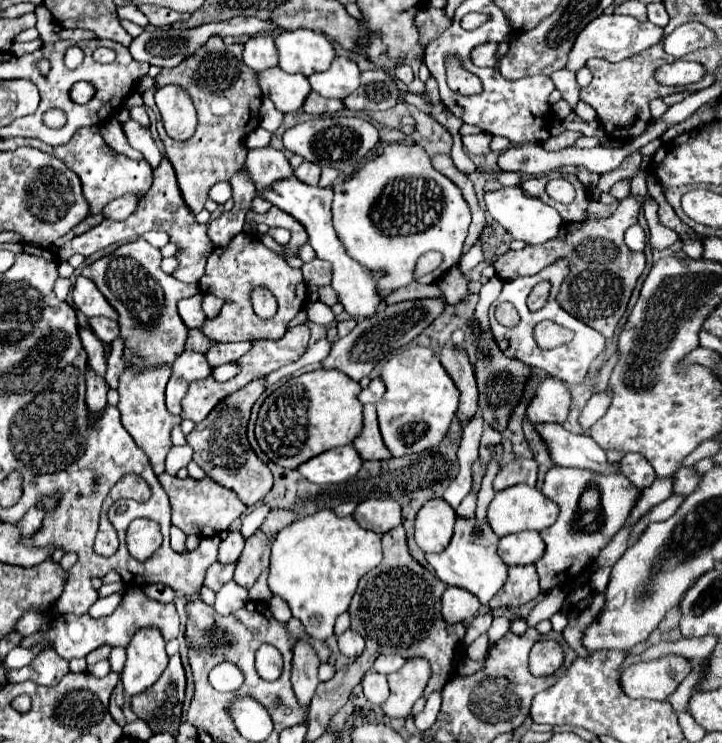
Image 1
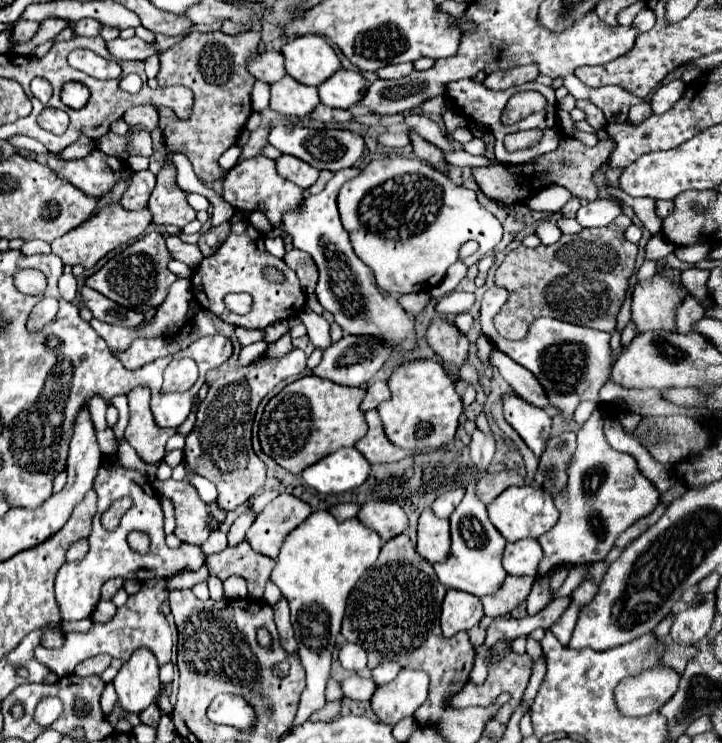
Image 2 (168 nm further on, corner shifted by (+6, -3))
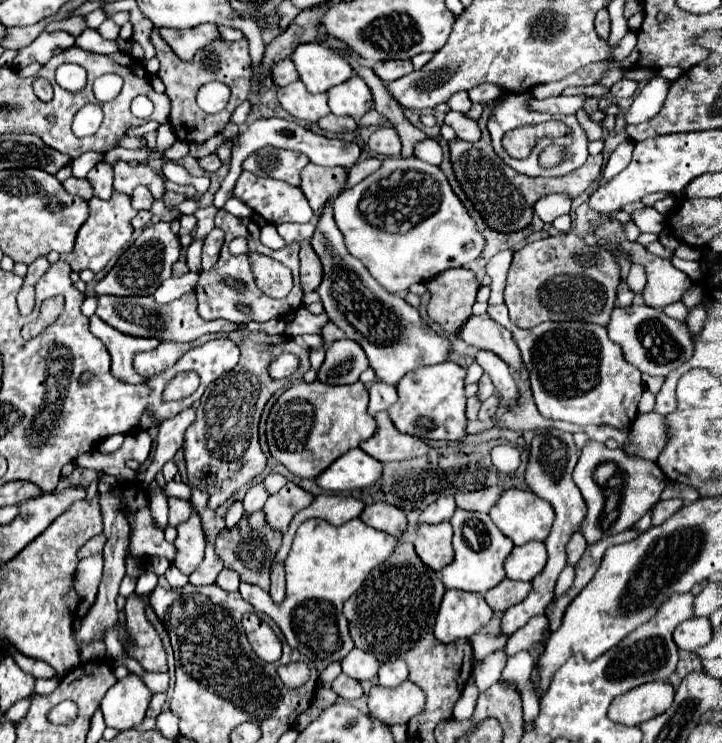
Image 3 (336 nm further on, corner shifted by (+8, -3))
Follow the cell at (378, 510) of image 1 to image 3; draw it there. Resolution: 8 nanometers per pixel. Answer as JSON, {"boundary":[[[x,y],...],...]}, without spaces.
{"boundary":[[[376,502],[364,508],[364,512],[360,514],[360,520],[376,530],[388,532],[394,538],[402,538],[404,530],[406,530],[406,514],[386,502]]]}

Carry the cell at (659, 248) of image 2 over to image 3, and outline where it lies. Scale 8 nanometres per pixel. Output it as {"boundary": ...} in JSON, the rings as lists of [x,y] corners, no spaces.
{"boundary":[[[632,264],[630,274],[626,278],[626,284],[630,286],[632,292],[642,292],[642,288],[646,286],[646,274],[644,274],[644,266],[642,264]]]}

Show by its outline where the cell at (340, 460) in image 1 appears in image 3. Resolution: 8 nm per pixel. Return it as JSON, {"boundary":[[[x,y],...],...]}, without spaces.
{"boundary":[[[352,448],[342,454],[336,462],[332,462],[320,476],[316,476],[316,484],[328,492],[344,492],[356,490],[374,484],[382,474],[382,464],[362,452],[360,448]]]}

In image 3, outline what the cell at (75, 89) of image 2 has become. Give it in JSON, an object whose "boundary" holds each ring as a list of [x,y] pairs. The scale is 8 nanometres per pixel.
{"boundary":[[[62,64],[56,70],[56,82],[60,84],[60,88],[78,94],[86,86],[86,72],[76,64]]]}

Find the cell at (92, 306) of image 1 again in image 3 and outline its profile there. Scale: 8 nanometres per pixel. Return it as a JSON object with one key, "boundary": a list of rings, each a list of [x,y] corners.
{"boundary":[[[184,294],[178,300],[172,300],[170,304],[156,304],[152,296],[130,296],[130,298],[118,298],[118,296],[96,296],[98,308],[96,316],[102,318],[106,324],[112,328],[130,334],[130,336],[152,336],[158,340],[170,340],[170,342],[190,342],[196,340],[204,334],[210,332],[232,332],[236,328],[234,322],[228,320],[202,320],[198,314],[198,304],[196,304],[196,294]]]}

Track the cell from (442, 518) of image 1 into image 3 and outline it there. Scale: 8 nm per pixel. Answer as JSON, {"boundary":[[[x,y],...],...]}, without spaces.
{"boundary":[[[450,522],[420,524],[414,548],[426,566],[430,566],[432,570],[442,570],[454,560]]]}

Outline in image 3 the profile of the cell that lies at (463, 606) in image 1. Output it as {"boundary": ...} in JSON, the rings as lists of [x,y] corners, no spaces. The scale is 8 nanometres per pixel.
{"boundary":[[[446,590],[438,610],[434,636],[444,644],[460,638],[470,638],[472,634],[480,632],[490,618],[492,610],[484,602],[482,594]]]}

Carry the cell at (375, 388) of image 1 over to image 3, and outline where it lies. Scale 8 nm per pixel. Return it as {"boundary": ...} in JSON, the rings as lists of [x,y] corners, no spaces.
{"boundary":[[[376,380],[368,392],[370,392],[370,402],[368,402],[370,416],[374,416],[380,410],[388,410],[398,400],[396,388],[386,384],[386,382],[380,382],[380,380]]]}

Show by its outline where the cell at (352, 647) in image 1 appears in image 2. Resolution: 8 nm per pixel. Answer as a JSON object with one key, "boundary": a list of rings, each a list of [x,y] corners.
{"boundary":[[[346,644],[340,648],[340,664],[344,670],[360,672],[366,668],[366,652],[358,644]]]}

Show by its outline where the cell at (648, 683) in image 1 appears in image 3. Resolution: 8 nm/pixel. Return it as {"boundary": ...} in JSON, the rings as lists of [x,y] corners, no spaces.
{"boundary":[[[666,680],[646,682],[616,696],[610,704],[608,716],[620,724],[638,726],[662,714],[674,700],[674,686]]]}

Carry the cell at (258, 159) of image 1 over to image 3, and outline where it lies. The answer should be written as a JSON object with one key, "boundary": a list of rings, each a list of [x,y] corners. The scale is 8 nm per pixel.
{"boundary":[[[242,170],[242,174],[236,180],[236,186],[232,190],[232,196],[242,200],[252,212],[260,214],[270,224],[282,224],[282,222],[310,222],[314,218],[314,210],[308,206],[308,200],[300,188],[294,188],[282,180],[256,176],[252,172]]]}

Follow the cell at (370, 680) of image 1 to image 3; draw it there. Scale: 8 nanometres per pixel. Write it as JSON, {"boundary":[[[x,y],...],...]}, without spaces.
{"boundary":[[[340,674],[340,676],[332,682],[332,690],[334,690],[338,696],[342,696],[344,700],[356,700],[356,698],[360,698],[360,696],[364,694],[362,684],[360,684],[358,680],[346,676],[346,674]]]}

